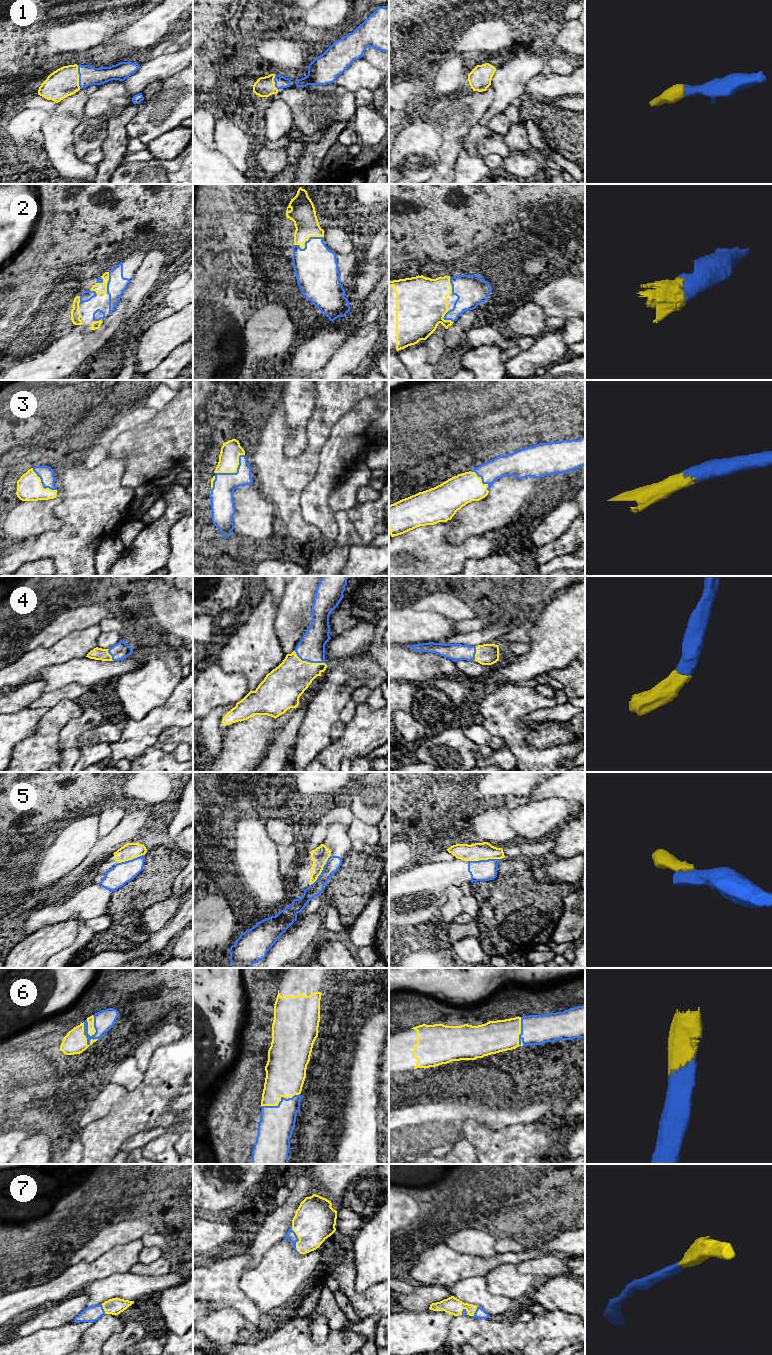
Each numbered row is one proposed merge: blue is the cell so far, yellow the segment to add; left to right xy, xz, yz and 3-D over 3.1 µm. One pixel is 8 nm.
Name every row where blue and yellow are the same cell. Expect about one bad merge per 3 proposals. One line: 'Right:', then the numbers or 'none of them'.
Right: 1, 2, 3, 4, 6, 7

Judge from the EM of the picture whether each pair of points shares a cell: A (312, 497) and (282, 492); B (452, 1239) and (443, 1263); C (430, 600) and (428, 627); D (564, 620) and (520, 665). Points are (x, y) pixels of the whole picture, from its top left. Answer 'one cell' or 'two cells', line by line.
A: two cells
B: two cells
C: two cells
D: one cell

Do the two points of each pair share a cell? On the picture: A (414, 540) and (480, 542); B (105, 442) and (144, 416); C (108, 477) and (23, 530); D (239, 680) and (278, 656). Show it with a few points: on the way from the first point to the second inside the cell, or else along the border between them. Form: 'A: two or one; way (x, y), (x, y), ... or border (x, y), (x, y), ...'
A: one; way (430, 551), (464, 551)
B: one; way (114, 432), (134, 418)
C: two; border (57, 504), (53, 513), (61, 526), (41, 533)
D: two; border (223, 670), (242, 673), (246, 677), (250, 690)

